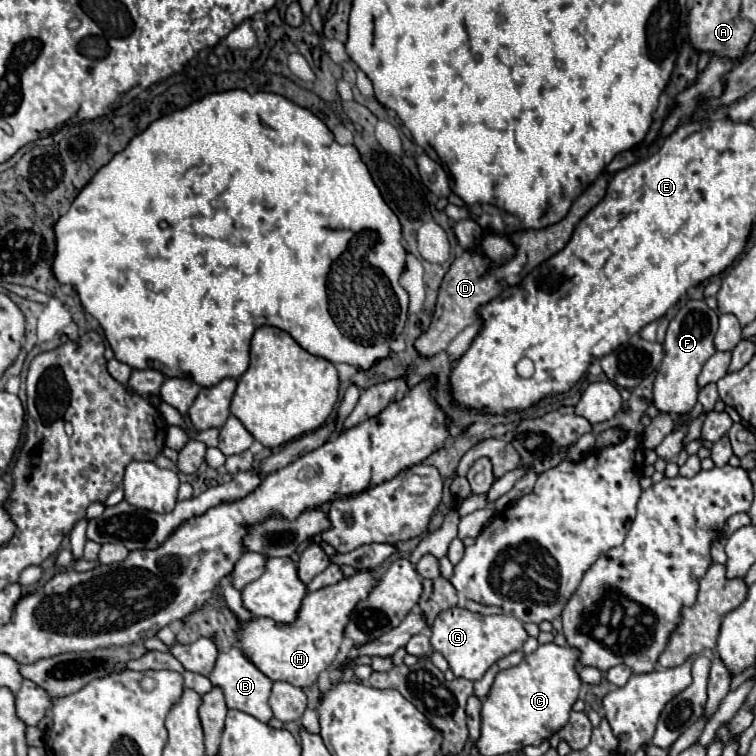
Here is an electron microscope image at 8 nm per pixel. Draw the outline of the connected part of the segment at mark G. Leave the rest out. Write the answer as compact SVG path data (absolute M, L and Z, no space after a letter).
M452 607L448 611L442 611L434 619L430 643L434 651L444 655L444 659L450 663L450 669L454 671L456 677L476 681L498 659L510 655L512 651L520 651L526 639L528 639L528 633L524 631L524 625L512 615L484 617L478 613L470 613L468 609L462 609L462 607Z

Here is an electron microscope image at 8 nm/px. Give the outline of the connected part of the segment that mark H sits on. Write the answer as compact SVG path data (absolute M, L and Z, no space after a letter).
M360 569L354 575L344 577L340 583L308 593L302 601L298 619L290 625L276 623L266 617L252 619L246 627L238 629L238 639L242 641L244 655L272 681L286 681L302 689L310 687L318 675L336 659L352 609L356 603L368 597L374 585L374 573L370 569Z

